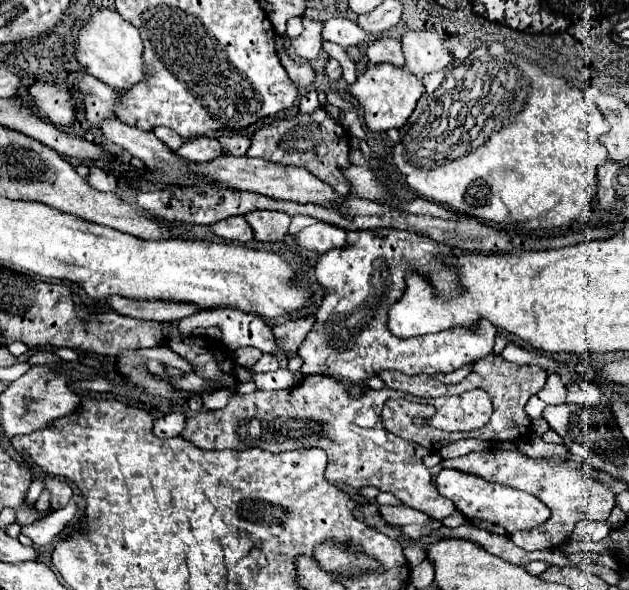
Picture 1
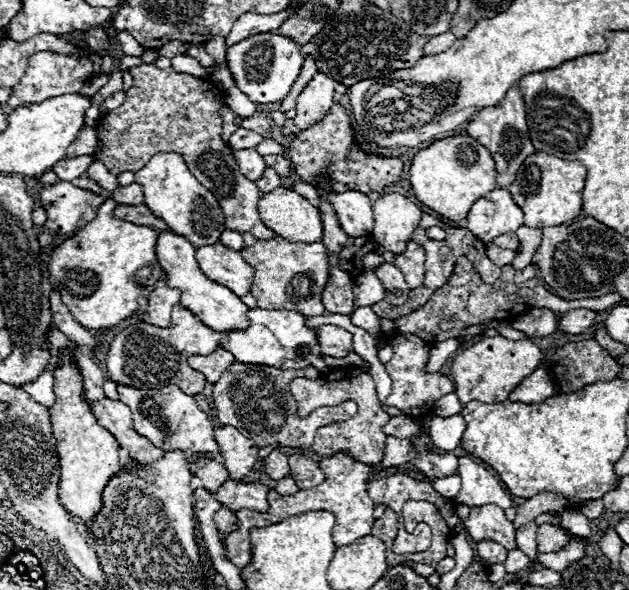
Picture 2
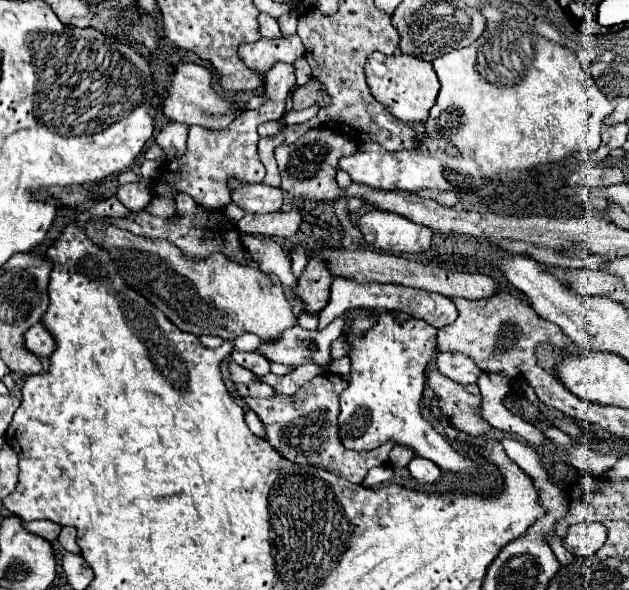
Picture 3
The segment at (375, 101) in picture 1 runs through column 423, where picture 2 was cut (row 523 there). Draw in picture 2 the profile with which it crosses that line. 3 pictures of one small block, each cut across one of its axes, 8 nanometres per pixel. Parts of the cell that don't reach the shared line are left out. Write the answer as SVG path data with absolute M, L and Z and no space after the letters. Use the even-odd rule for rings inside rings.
M64 352L60 366L52 372L54 374L54 396L56 402L50 408L50 422L52 432L58 442L58 458L60 458L60 482L58 482L58 496L60 504L72 516L78 516L88 530L102 508L102 492L112 476L120 472L120 458L118 458L118 442L116 438L98 424L96 416L92 414L90 406L82 398L82 376L72 362L72 354Z

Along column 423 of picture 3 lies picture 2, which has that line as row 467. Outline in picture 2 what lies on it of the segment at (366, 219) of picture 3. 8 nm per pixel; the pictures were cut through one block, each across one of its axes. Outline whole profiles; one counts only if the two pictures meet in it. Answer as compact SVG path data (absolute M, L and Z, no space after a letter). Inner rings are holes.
M232 426L216 428L214 436L220 444L220 454L224 456L224 466L228 468L230 480L240 482L254 466L258 458L258 446Z

